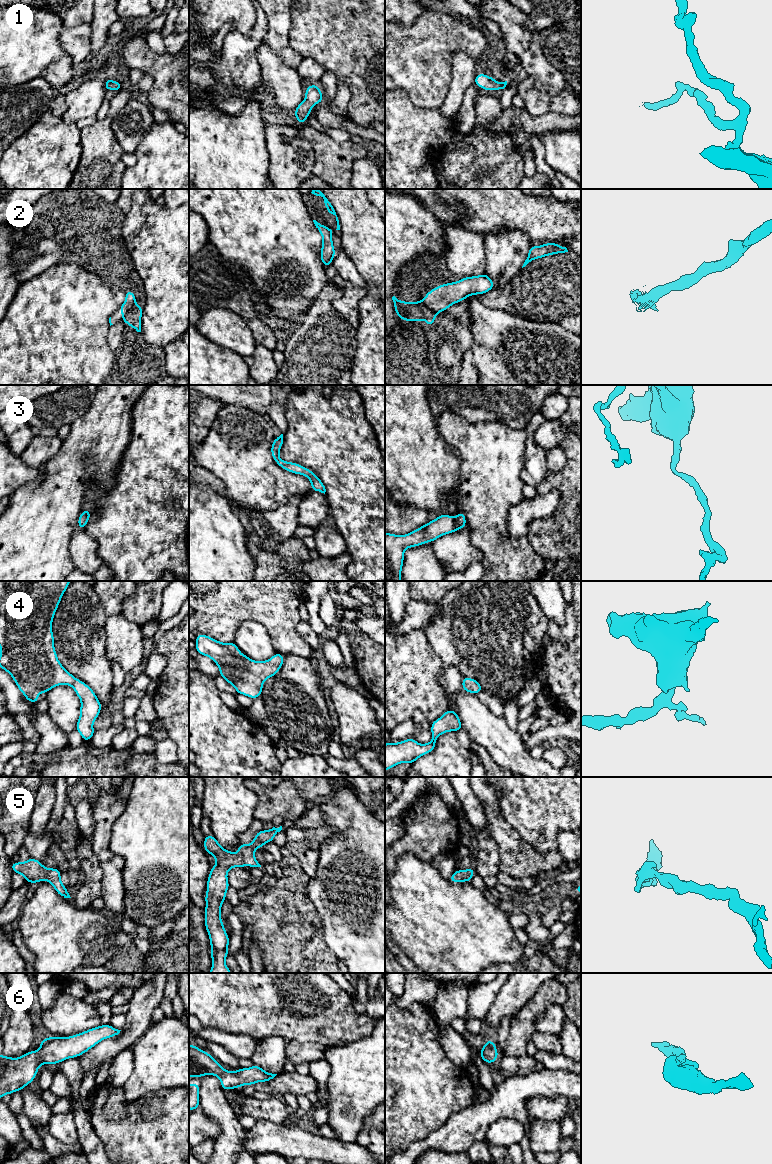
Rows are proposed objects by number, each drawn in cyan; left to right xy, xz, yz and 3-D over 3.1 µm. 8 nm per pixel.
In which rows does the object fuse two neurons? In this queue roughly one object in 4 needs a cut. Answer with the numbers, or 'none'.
2

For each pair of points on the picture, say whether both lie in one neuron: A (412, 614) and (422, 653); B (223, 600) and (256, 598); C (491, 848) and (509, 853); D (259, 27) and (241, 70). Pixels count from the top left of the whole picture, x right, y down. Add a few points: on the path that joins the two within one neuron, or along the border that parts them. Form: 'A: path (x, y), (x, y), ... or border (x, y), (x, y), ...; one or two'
A: border (421, 628), (395, 634); two
B: path (231, 595), (248, 595); one
C: border (485, 830), (498, 849), (500, 869); two
D: path (253, 38), (241, 50), (241, 59); one

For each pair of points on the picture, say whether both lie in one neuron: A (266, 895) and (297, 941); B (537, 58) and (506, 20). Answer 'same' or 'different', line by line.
A: same
B: same

